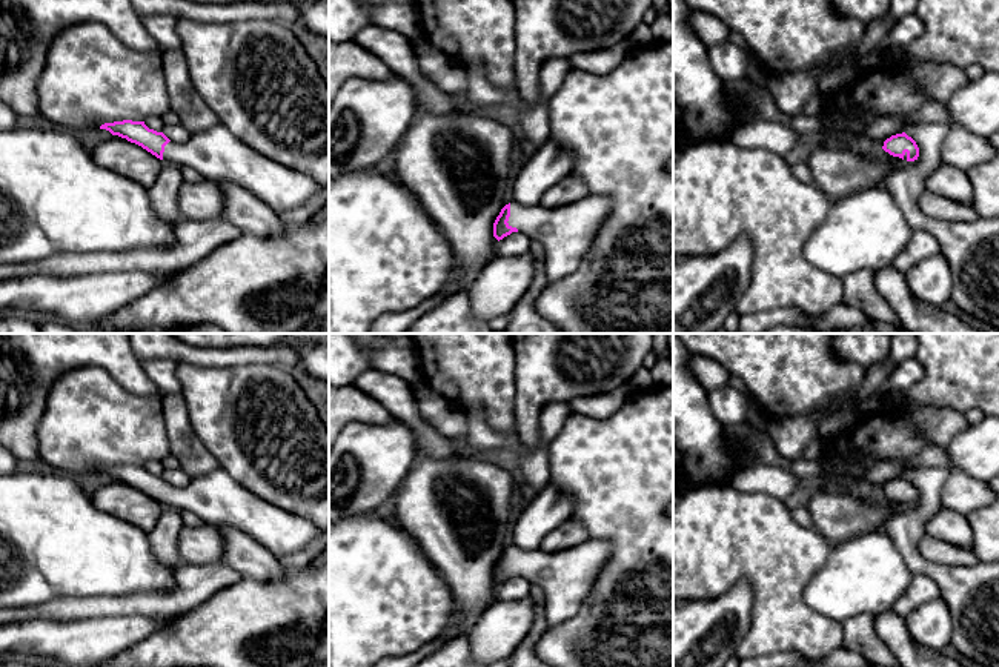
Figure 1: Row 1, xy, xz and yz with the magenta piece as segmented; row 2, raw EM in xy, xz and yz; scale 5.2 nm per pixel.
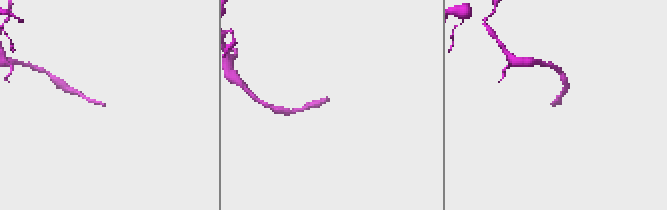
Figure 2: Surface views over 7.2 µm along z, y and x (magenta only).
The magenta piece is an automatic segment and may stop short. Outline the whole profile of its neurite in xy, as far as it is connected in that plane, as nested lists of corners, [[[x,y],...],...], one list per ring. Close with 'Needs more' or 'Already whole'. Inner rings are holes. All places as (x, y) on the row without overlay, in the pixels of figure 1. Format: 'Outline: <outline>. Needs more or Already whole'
Outline: [[[144,466],[105,467],[100,473],[141,490],[164,507],[191,510],[204,524],[238,529],[277,558],[304,550],[324,532],[309,518],[286,512],[251,493],[221,467],[191,478],[183,487],[171,486],[163,476],[149,473]]]. Needs more

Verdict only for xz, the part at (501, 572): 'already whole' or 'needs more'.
needs more

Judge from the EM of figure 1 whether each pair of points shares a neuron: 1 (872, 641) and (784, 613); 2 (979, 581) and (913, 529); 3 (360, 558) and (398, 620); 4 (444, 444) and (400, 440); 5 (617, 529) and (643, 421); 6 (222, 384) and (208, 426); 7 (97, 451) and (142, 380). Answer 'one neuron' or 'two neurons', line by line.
1: two neurons
2: one neuron
3: one neuron
4: two neurons
5: one neuron
6: one neuron
7: two neurons

